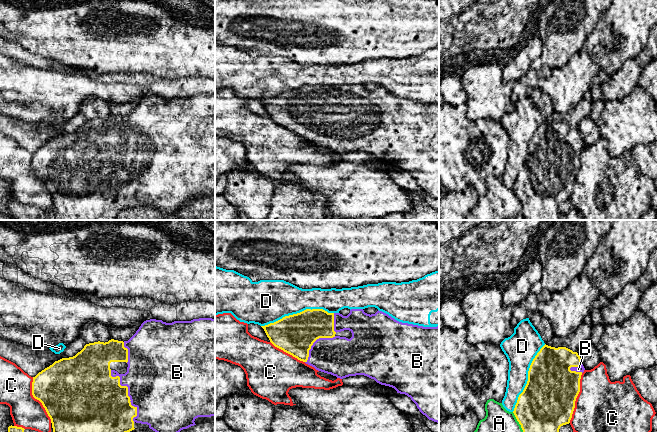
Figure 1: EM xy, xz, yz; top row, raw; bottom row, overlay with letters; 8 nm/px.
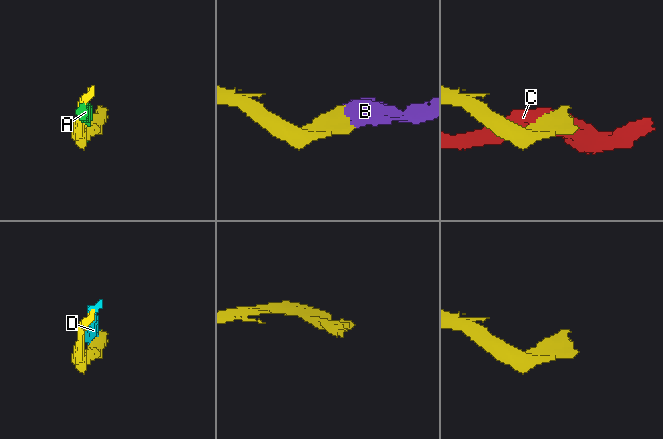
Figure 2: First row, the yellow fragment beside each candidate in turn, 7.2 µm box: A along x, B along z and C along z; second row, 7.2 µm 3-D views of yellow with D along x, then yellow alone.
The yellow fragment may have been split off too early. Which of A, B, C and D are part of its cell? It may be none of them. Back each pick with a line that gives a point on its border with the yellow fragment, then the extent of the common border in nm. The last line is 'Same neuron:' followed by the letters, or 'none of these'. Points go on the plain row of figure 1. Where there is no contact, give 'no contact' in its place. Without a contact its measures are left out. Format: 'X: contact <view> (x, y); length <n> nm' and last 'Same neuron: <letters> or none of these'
B: contact xy (127, 168); length 460 nm
Same neuron: B

